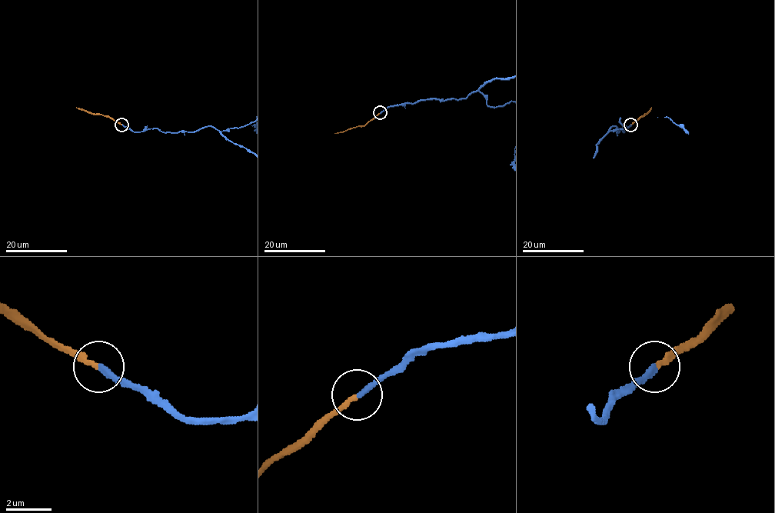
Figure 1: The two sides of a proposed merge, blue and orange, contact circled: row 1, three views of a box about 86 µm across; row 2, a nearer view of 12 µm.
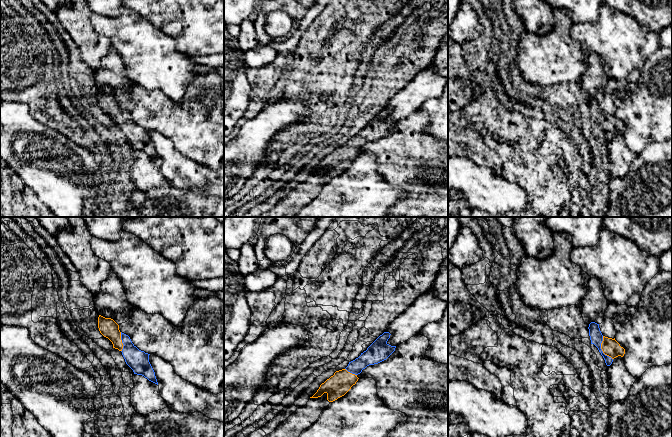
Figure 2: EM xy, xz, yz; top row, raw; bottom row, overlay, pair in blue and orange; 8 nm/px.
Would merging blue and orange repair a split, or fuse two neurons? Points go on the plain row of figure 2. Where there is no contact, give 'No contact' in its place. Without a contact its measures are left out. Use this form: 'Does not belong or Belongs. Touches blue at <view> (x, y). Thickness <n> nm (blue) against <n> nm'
Belongs. Touches blue at yz (601, 125). Thickness 110 nm (blue) against 140 nm

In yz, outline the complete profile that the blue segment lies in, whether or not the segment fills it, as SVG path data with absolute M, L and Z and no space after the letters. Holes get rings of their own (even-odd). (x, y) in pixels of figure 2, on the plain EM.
M591 98L588 105L591 120L594 120L598 124L607 142L612 140L614 134L624 132L625 125L620 122L615 114L612 115L603 112L600 107L599 100Z

